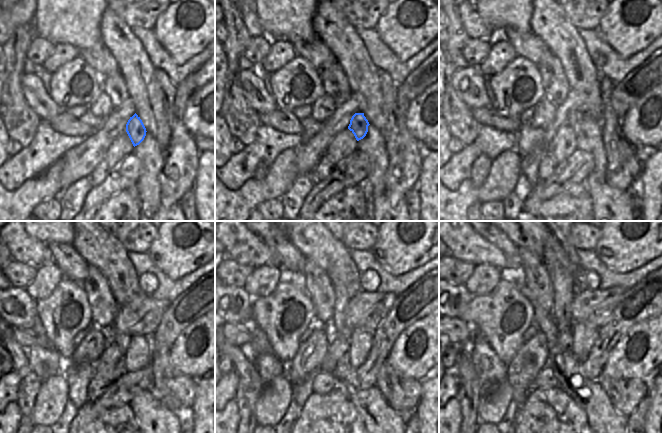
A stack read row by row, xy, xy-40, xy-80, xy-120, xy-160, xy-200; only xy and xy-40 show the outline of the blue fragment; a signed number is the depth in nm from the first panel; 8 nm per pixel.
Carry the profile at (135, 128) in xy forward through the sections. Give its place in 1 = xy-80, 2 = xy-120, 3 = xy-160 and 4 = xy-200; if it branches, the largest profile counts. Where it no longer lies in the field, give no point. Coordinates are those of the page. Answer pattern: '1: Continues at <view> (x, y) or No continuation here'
1: Continues at xy-80 (575, 118)
2: Continues at xy-120 (122, 340)
3: Continues at xy-160 (338, 325)
4: Continues at xy-200 (560, 269).

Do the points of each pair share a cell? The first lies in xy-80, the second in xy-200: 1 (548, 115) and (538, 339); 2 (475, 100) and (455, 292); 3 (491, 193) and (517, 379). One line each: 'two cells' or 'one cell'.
1: one cell
2: one cell
3: two cells

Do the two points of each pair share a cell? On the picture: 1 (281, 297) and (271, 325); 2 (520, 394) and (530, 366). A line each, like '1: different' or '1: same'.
1: same
2: same

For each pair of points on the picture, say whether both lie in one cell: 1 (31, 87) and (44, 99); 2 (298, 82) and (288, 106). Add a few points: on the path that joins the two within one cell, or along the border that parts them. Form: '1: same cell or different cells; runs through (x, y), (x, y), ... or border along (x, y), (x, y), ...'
1: same cell; runs through (34, 90), (41, 97)
2: same cell; runs through (293, 88), (288, 100)

